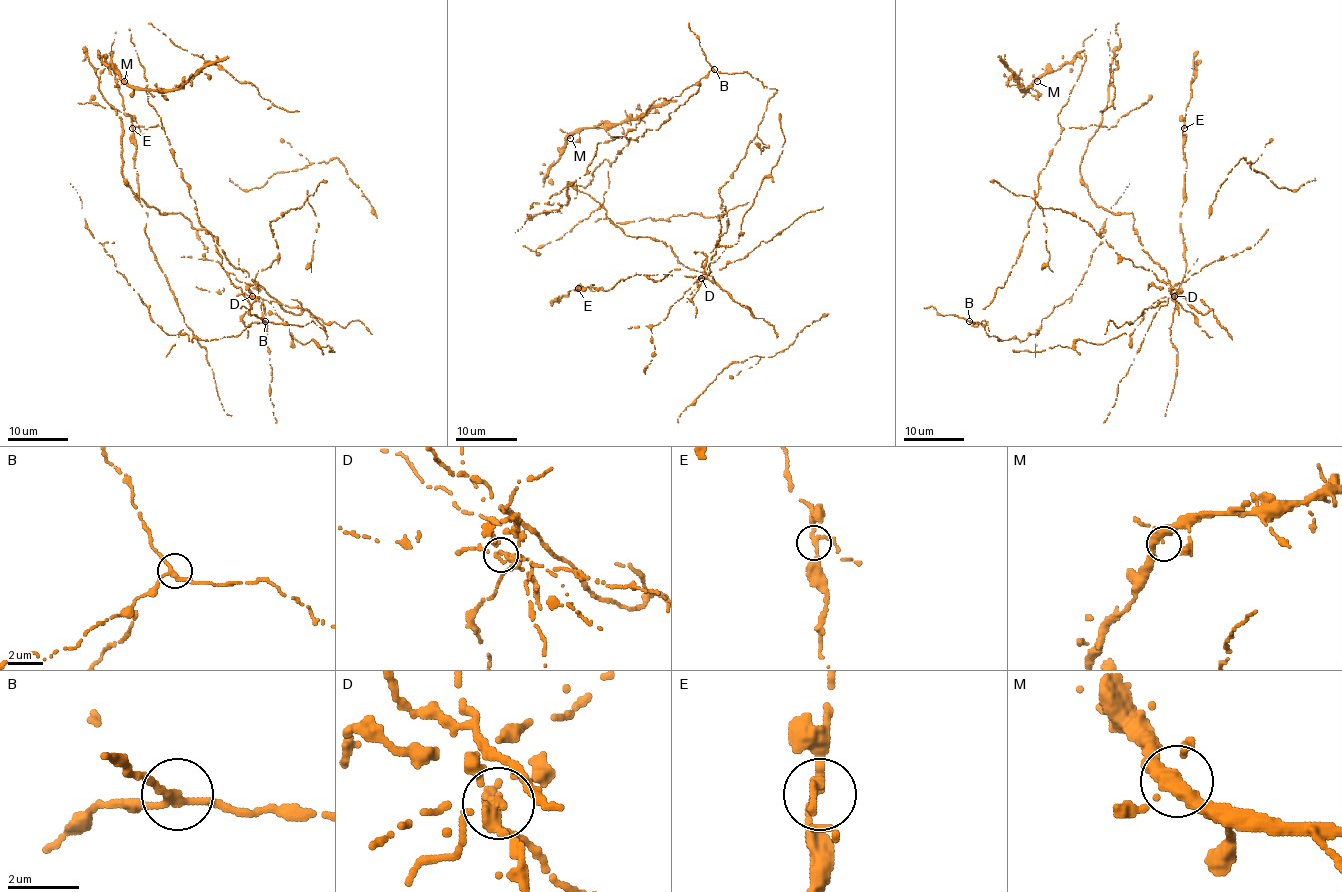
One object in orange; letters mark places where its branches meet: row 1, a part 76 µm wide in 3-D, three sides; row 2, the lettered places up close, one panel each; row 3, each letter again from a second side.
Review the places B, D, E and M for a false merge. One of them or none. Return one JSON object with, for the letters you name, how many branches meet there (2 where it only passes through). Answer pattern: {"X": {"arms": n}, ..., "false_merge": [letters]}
{"D": {"arms": 3}, "false_merge": ["D"]}

